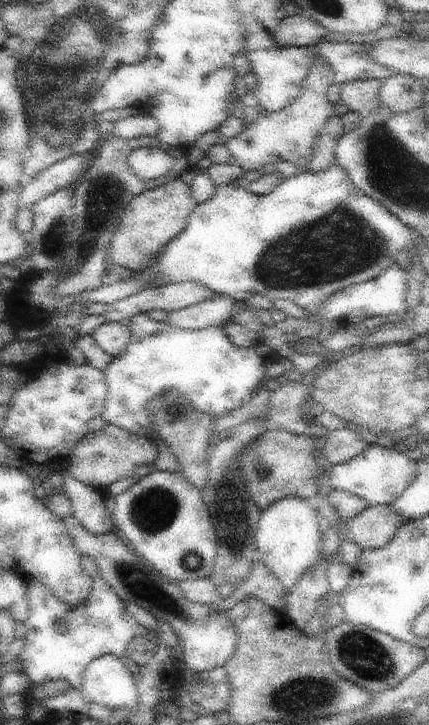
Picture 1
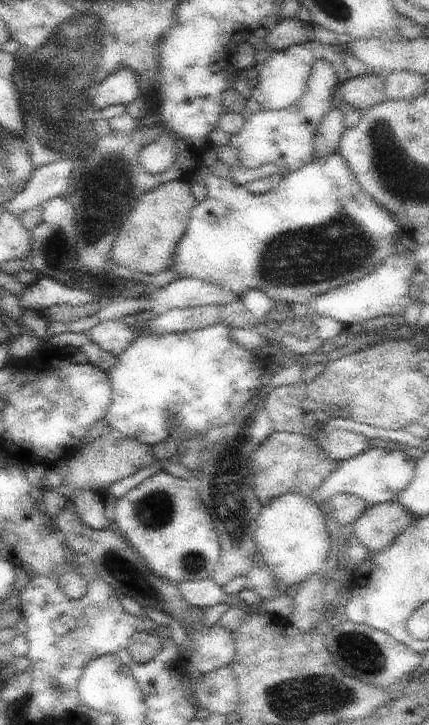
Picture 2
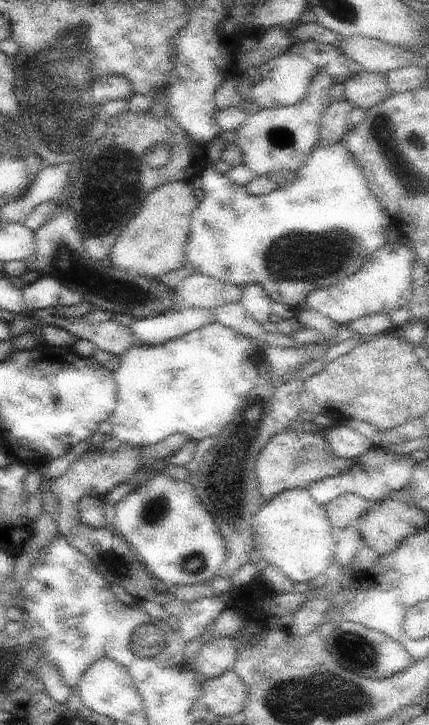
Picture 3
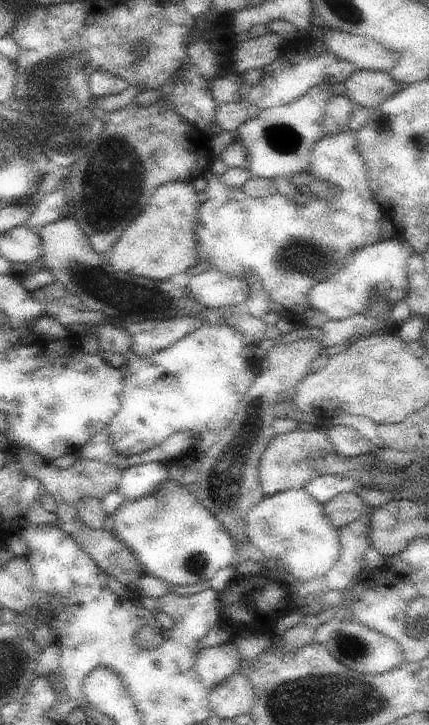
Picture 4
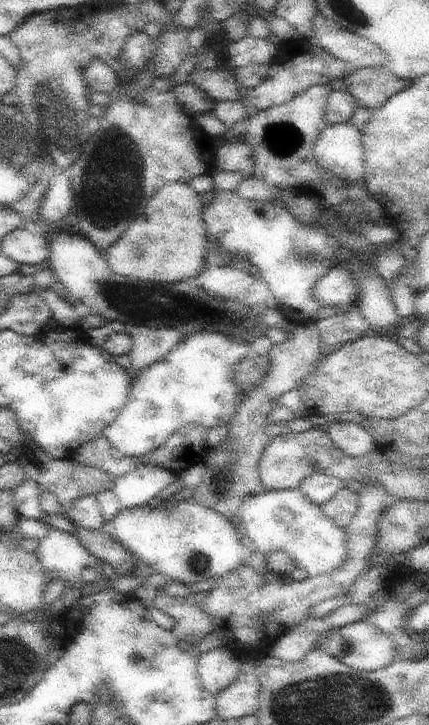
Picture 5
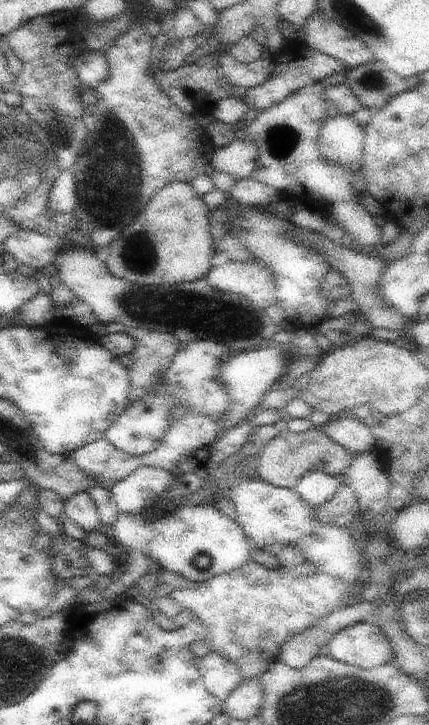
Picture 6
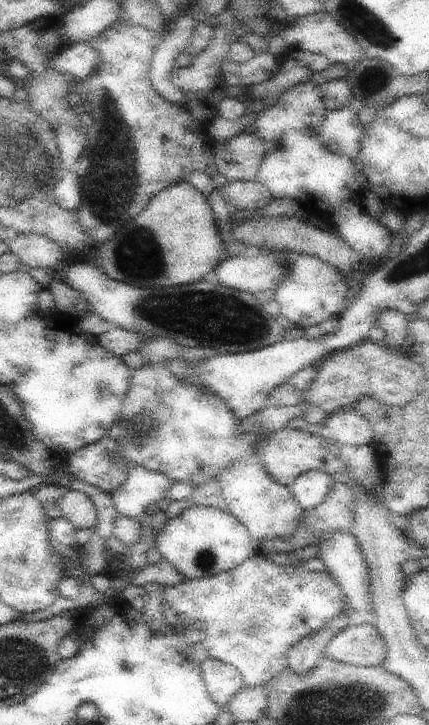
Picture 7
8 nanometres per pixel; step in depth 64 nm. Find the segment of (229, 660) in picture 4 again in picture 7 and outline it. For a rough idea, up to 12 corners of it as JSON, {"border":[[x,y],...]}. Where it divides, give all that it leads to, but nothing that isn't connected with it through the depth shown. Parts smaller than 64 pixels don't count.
{"border":[[217,658],[199,665],[217,706],[244,687],[241,674]]}

